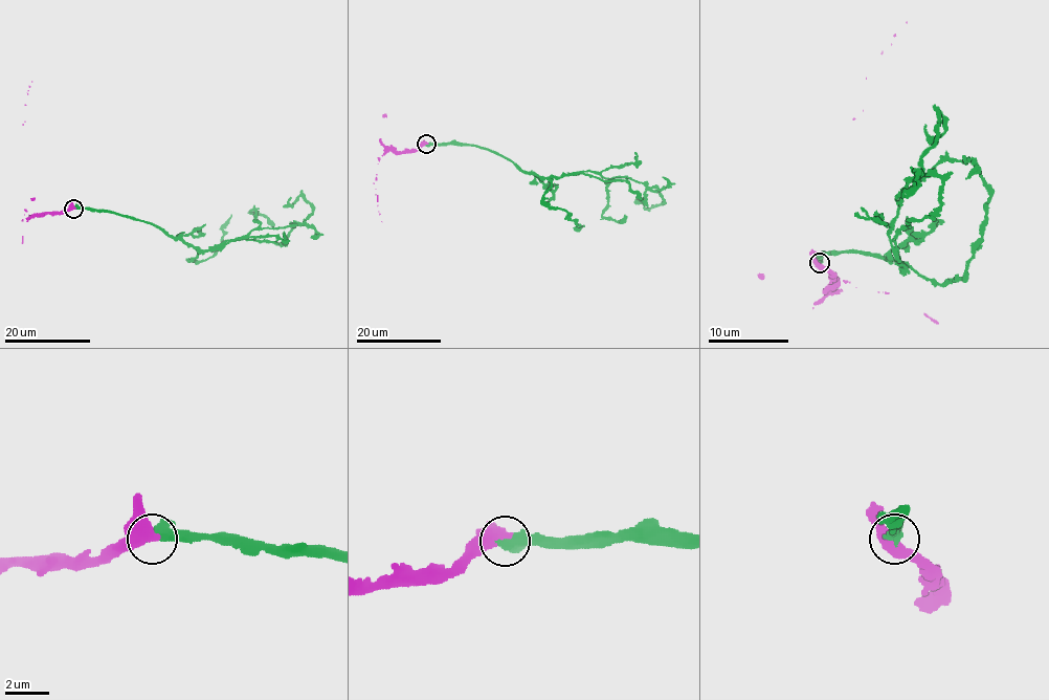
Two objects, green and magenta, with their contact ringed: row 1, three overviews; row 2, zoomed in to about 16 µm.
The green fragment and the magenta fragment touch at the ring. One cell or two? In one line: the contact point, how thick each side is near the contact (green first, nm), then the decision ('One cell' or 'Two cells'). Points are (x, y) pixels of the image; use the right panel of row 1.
Place: (820, 263). Thickness 600 nm (green) against 650 nm. One cell

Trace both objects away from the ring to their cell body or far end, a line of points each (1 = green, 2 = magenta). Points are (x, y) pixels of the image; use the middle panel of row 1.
1: (426, 145), (485, 147), (544, 177), (584, 171), (630, 177), (664, 199), (646, 208), (642, 199)
2: (426, 144), (411, 150), (387, 150), (379, 157), (378, 212), (382, 221)

